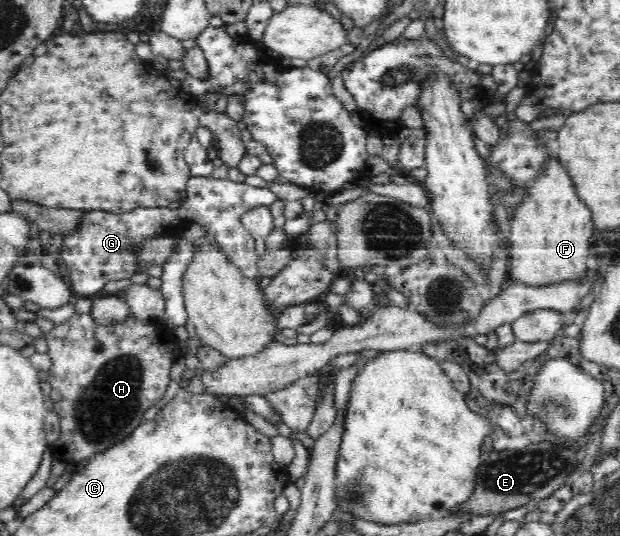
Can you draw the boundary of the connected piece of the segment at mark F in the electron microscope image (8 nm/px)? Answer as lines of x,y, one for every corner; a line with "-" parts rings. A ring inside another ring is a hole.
550,156
549,167
544,175
533,183
529,188
529,197
525,199
524,202
518,207
518,209
510,213
510,232
508,235
508,265
512,265
512,277
514,277
514,282
522,283
522,285
530,287
542,287
550,285
558,285
558,283
568,283
568,281
578,281
584,277
586,273
586,259
588,259
588,253
590,253
590,247
592,246
592,241
590,241
590,235
594,231
594,225
592,225
592,215
590,215
590,209
578,199
576,191
574,191
574,183
572,183
570,175
567,174
566,169
563,165
556,159
552,159

